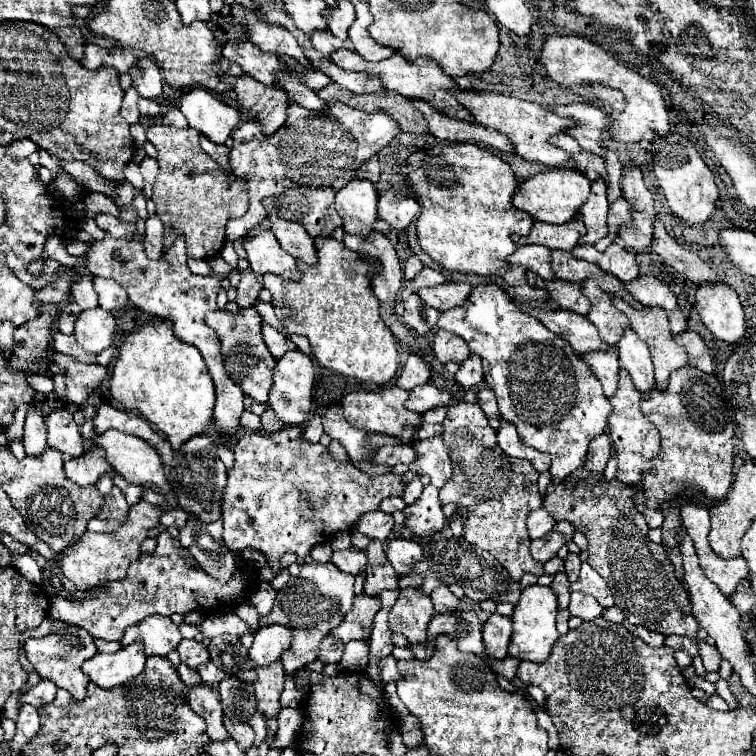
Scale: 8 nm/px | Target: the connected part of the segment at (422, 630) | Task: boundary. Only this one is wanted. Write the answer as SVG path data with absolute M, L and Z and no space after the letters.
M404 588L388 614L392 632L404 634L410 644L426 642L426 626L434 616L432 600L420 588Z

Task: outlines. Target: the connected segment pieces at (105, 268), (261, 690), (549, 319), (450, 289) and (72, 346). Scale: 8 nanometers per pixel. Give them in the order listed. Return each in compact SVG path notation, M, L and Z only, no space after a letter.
M106 232L102 240L90 242L90 248L86 252L86 268L90 270L92 276L102 276L116 280L126 292L128 298L134 306L138 306L142 312L160 318L160 320L170 320L174 324L174 334L182 342L194 344L212 376L212 382L216 386L216 406L214 406L214 426L218 432L226 434L236 434L240 428L238 418L244 410L244 392L232 378L228 376L224 368L224 358L220 354L220 338L214 334L212 328L206 326L204 316L208 312L216 310L216 296L222 290L220 278L218 276L196 276L190 272L186 264L186 246L184 246L184 236L176 236L174 244L160 254L160 258L150 260L144 252L144 240L142 238L114 238Z
M272 662L268 666L256 666L258 680L254 682L254 692L258 698L258 712L268 716L268 740L274 740L276 732L276 716L280 712L280 694L284 688L284 670L278 662Z
M520 304L524 312L530 316L538 318L544 326L548 326L554 334L562 336L564 340L570 342L570 346L578 354L588 354L594 350L616 350L616 346L610 346L600 340L600 334L596 326L586 316L580 316L576 312L566 312L566 310L540 310L540 308L530 308L526 304Z
M444 282L444 284L436 284L436 286L430 286L430 288L422 288L418 292L418 296L434 306L436 310L444 312L444 310L450 310L452 306L460 306L460 302L464 302L470 294L472 286L470 284L462 284L462 282Z
M56 332L56 334L54 334L54 344L52 344L52 348L54 348L56 352L74 356L74 358L78 358L80 362L86 362L86 364L96 362L96 354L84 352L84 350L80 348L80 344L76 342L76 338L72 338L72 336L64 336L62 332Z

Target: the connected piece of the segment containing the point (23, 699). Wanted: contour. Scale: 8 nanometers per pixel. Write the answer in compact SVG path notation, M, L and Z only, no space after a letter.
M40 680L36 686L32 686L26 694L19 697L19 705L30 704L34 708L40 708L48 702L52 702L56 698L56 684L48 682L48 680Z

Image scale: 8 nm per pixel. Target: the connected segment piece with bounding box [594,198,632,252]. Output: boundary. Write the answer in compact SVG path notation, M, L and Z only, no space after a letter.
M618 198L616 202L610 204L610 214L608 214L608 236L602 238L600 242L596 242L594 246L596 246L600 252L604 252L604 250L614 242L614 238L616 238L618 232L620 232L620 228L622 228L624 224L628 224L628 222L632 222L632 206L630 206L624 198Z

